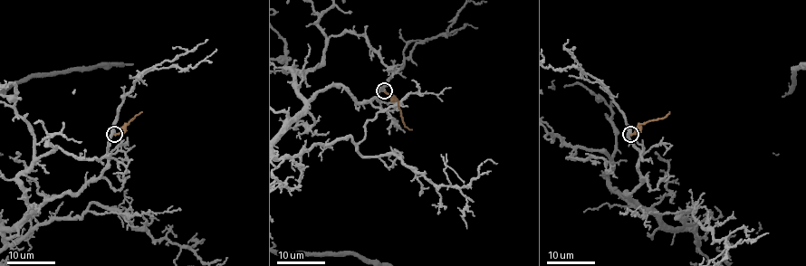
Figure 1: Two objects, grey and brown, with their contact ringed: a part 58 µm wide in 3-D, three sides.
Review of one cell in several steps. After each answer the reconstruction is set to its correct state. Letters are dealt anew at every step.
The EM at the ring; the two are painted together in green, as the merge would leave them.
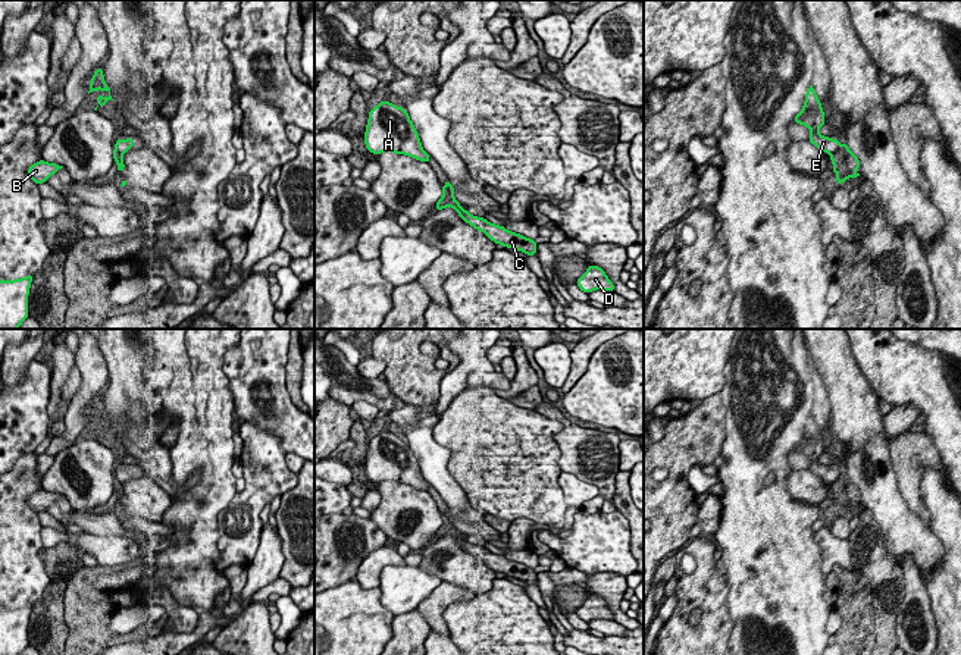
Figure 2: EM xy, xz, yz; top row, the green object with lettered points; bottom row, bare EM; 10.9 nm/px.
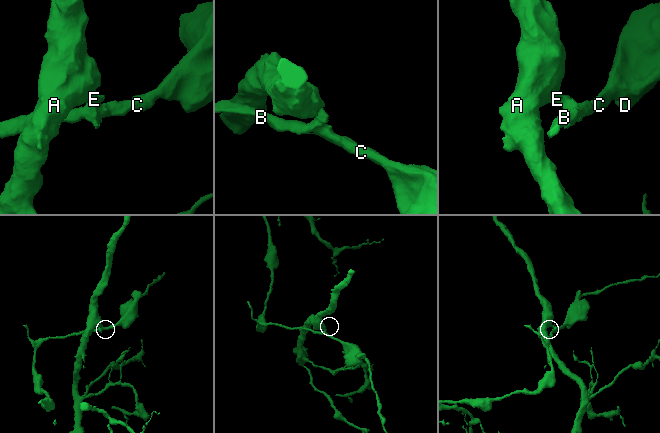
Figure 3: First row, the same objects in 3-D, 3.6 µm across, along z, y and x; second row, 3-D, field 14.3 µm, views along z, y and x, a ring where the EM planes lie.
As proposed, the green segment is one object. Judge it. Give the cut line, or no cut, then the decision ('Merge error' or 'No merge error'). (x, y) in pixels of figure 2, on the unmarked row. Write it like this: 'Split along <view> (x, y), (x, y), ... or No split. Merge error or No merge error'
Split along yz (839, 475), (830, 483). Merge error

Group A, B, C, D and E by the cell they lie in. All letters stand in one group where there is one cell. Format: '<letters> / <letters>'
A E / B C D

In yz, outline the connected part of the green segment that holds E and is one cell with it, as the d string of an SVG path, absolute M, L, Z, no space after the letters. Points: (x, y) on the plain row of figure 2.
M811 414L807 419L802 439L798 444L795 444L793 448L796 452L804 454L811 460L808 468L810 471L813 471L817 477L821 477L824 482L832 483L839 476L839 470L818 463L818 458L826 452L823 444L823 436Z

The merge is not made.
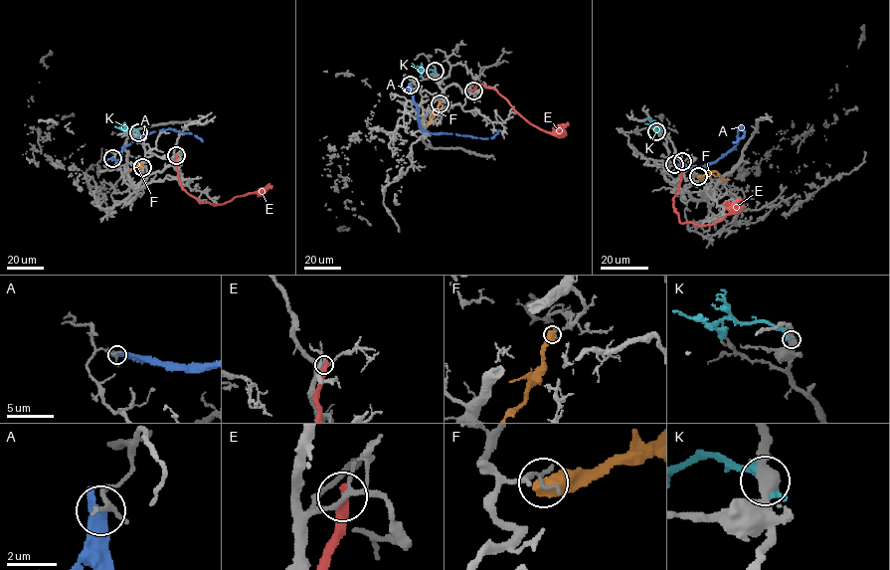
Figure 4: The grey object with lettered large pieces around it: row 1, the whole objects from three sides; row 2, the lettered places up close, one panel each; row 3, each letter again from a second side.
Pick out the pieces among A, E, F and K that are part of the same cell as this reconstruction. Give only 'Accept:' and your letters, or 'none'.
Accept: none

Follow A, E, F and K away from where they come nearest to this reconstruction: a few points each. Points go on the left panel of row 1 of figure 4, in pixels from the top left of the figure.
A: (112, 158), (119, 159), (125, 146), (164, 129), (191, 133), (202, 140)
E: (176, 155), (180, 185), (200, 203), (223, 204), (235, 197), (270, 188)
F: (142, 167), (136, 163), (129, 169)
K: (138, 132), (114, 126)

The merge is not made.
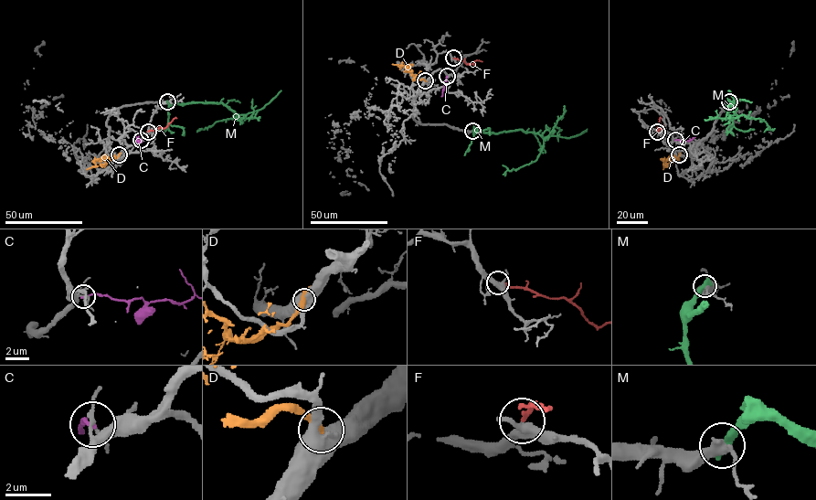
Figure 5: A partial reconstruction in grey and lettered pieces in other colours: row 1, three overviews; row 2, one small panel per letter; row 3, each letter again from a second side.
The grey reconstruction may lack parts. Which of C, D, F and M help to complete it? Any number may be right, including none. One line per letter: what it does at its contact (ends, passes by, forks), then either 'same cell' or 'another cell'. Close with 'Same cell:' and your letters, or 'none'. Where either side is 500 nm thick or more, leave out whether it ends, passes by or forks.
C: it ends; another cell
D: another cell
F: it ends; same cell
M: same cell
Same cell: F, M

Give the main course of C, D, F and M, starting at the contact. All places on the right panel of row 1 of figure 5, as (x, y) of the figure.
C: (675, 140), (689, 141), (695, 136)
D: (679, 154), (679, 160), (673, 155), (665, 160), (662, 169)
F: (657, 131), (662, 127), (659, 121), (660, 118)
M: (729, 101), (727, 105), (732, 102), (728, 102), (732, 110), (738, 115), (764, 121), (769, 129), (764, 132)

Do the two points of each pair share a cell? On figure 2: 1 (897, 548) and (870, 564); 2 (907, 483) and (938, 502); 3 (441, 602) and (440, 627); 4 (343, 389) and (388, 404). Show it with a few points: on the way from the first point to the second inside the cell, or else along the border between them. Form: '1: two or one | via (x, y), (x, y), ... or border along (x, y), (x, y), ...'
1: two | border along (876, 522), (882, 530), (885, 549), (898, 564)
2: two | border along (942, 466), (927, 467), (920, 482), (929, 526)
3: one | via (438, 608), (438, 621)
4: one | via (354, 389), (359, 392), (376, 392)

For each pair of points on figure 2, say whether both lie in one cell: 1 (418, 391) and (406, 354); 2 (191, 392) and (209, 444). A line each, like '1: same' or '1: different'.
1: same
2: same

